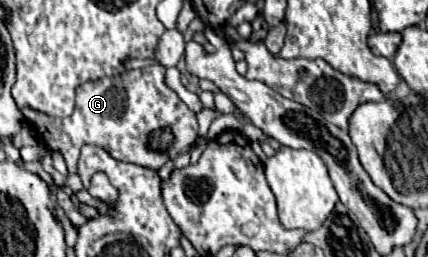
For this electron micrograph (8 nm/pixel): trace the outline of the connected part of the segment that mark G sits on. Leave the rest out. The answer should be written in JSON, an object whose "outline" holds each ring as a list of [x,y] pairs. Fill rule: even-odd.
{"outline":[[[158,63],[136,69],[136,71],[126,71],[120,77],[104,77],[104,79],[88,81],[88,83],[80,85],[76,89],[76,109],[74,109],[72,117],[68,117],[68,119],[54,119],[54,117],[40,113],[40,111],[30,109],[30,107],[24,107],[22,115],[26,117],[26,123],[32,127],[34,135],[38,139],[42,139],[46,147],[56,149],[64,155],[64,161],[68,165],[68,173],[76,173],[76,161],[78,161],[78,155],[80,155],[80,145],[84,145],[84,143],[100,145],[102,149],[106,149],[116,159],[134,161],[140,167],[148,167],[148,169],[158,172],[165,165],[165,160],[169,158],[169,155],[174,155],[174,153],[172,153],[172,149],[170,149],[168,155],[150,150],[148,147],[148,133],[150,131],[154,131],[158,127],[170,127],[172,133],[174,133],[174,145],[186,145],[186,151],[190,151],[196,145],[196,139],[198,139],[196,113],[192,109],[188,109],[186,103],[182,103],[178,99],[178,95],[164,85],[162,65],[158,65]]]}

